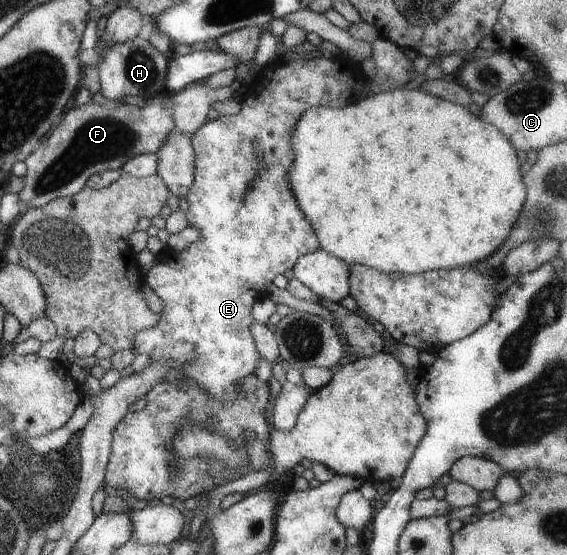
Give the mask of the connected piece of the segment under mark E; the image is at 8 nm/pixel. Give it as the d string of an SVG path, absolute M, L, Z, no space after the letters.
M377 36L370 43L371 45L371 61L373 61L373 67L375 67L375 73L373 77L367 77L362 73L362 69L359 64L354 64L348 57L333 57L330 59L325 58L323 55L315 57L295 57L291 59L289 63L282 64L276 62L265 66L260 69L257 77L253 82L252 95L247 94L243 102L240 103L240 108L235 115L220 115L214 120L206 120L201 127L198 127L192 134L188 135L190 138L190 144L194 155L194 174L193 183L185 195L187 201L187 211L184 212L187 219L187 223L191 227L195 227L201 237L193 243L185 246L181 251L175 251L172 249L166 249L154 257L154 264L144 275L147 285L154 291L155 295L161 299L161 311L157 313L157 323L153 327L147 329L141 329L135 333L133 338L133 348L137 351L137 354L149 355L151 362L155 361L169 361L171 367L167 371L167 375L163 377L164 381L191 381L195 383L199 389L203 389L207 395L215 397L221 403L229 403L229 401L235 401L237 399L237 393L239 393L239 385L241 385L241 377L245 375L252 375L259 363L260 355L257 353L257 349L253 345L251 334L249 333L249 327L251 322L254 321L251 318L251 305L255 301L263 296L265 285L272 283L275 275L283 273L288 269L292 269L295 265L295 261L312 251L317 251L320 248L318 239L315 232L311 227L309 221L305 219L305 215L301 213L295 197L293 197L293 191L291 191L291 185L287 181L287 173L293 165L293 151L289 147L289 133L291 129L295 127L297 119L301 117L301 114L307 109L312 107L326 107L326 108L338 108L347 105L349 102L355 101L357 98L376 94L377 92L384 92L385 90L394 90L395 88L406 87L404 83L409 81L409 72L413 70L409 61L406 58L404 50L398 45L395 45L389 39Z

